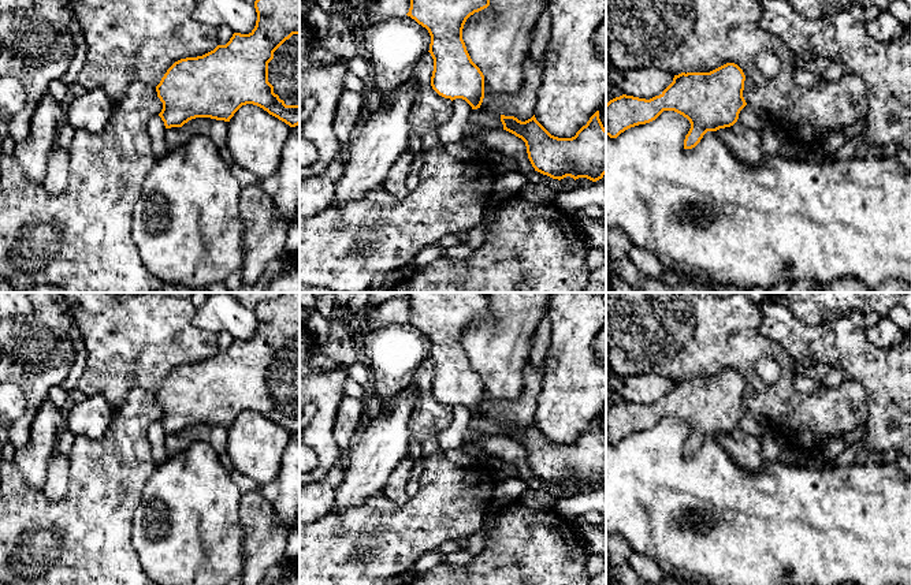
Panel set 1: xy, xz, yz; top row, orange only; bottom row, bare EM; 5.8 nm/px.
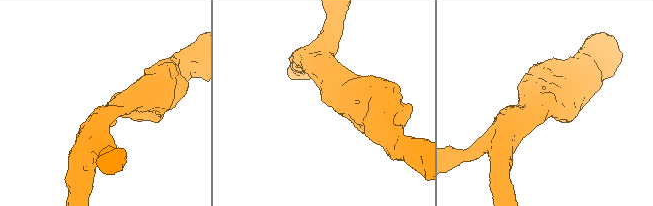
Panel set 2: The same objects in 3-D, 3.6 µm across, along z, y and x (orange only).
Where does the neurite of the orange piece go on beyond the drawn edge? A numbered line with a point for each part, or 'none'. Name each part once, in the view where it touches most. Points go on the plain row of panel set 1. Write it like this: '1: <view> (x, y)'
1: xy (283, 376)

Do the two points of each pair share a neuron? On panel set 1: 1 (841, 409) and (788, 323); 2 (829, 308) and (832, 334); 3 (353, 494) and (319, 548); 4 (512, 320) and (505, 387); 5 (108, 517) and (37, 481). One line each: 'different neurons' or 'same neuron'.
1: different neurons
2: different neurons
3: different neurons
4: same neuron
5: different neurons

